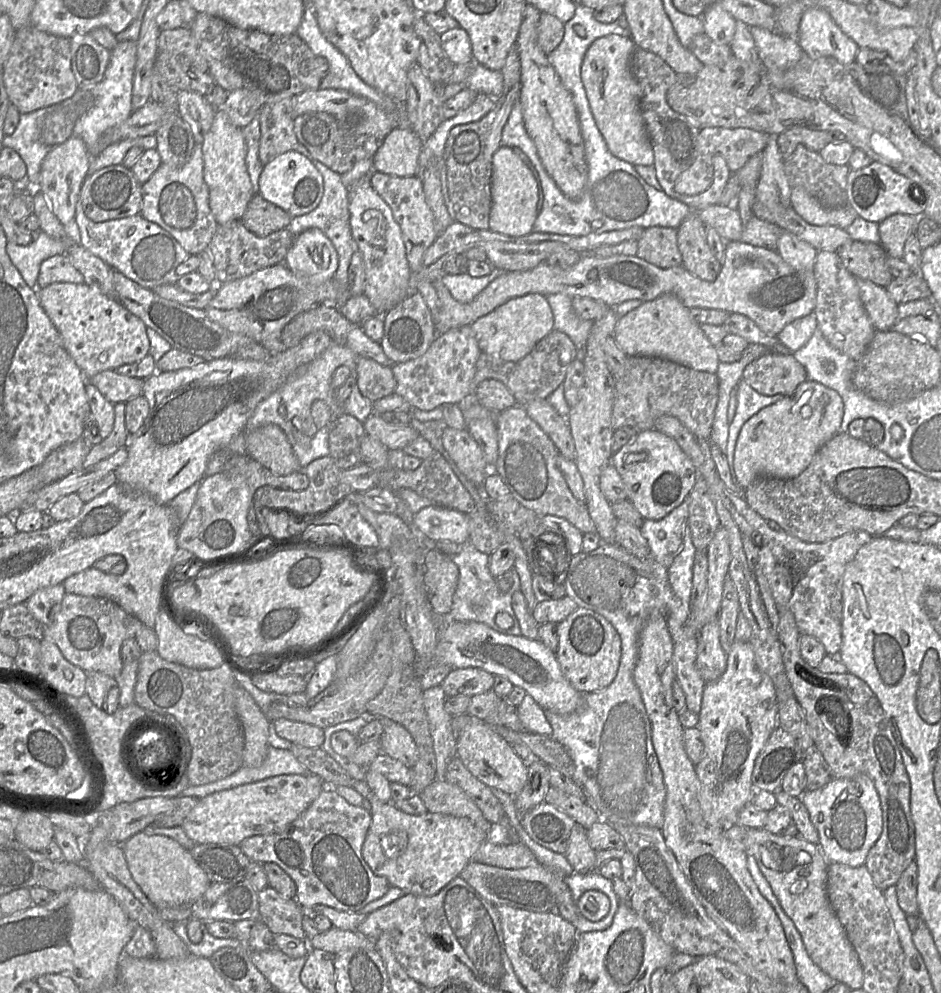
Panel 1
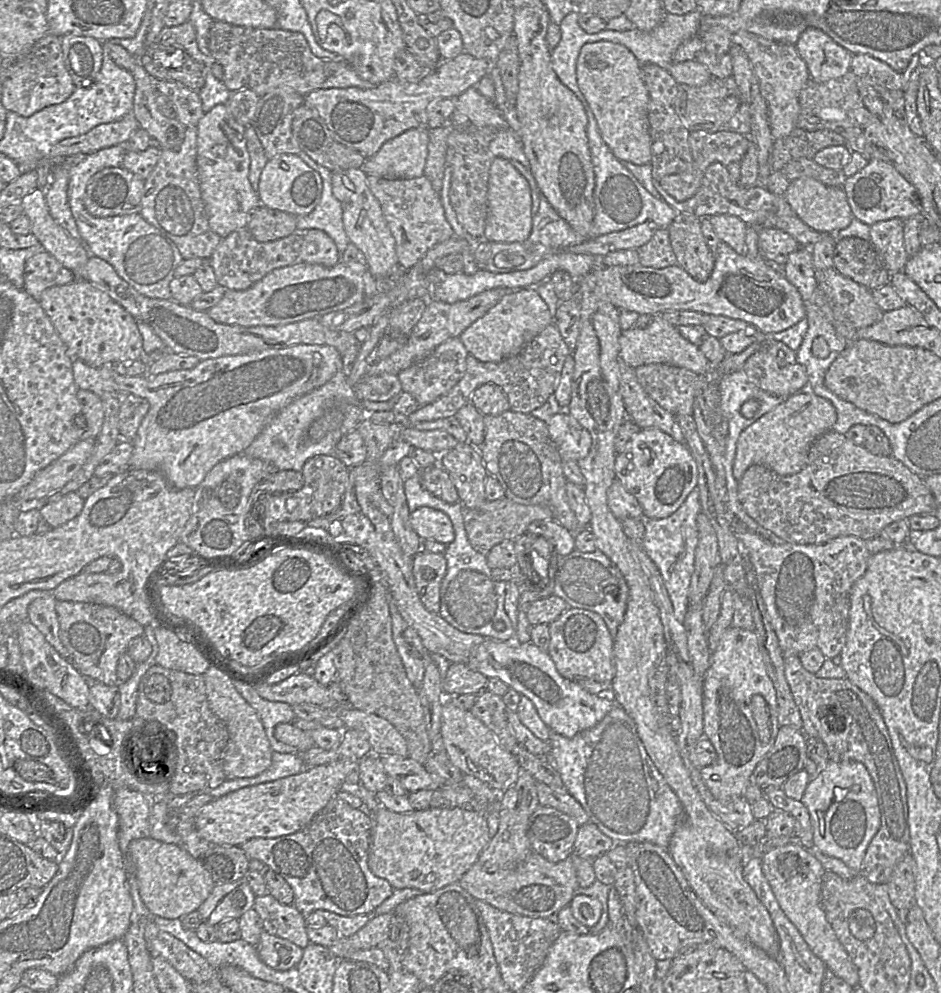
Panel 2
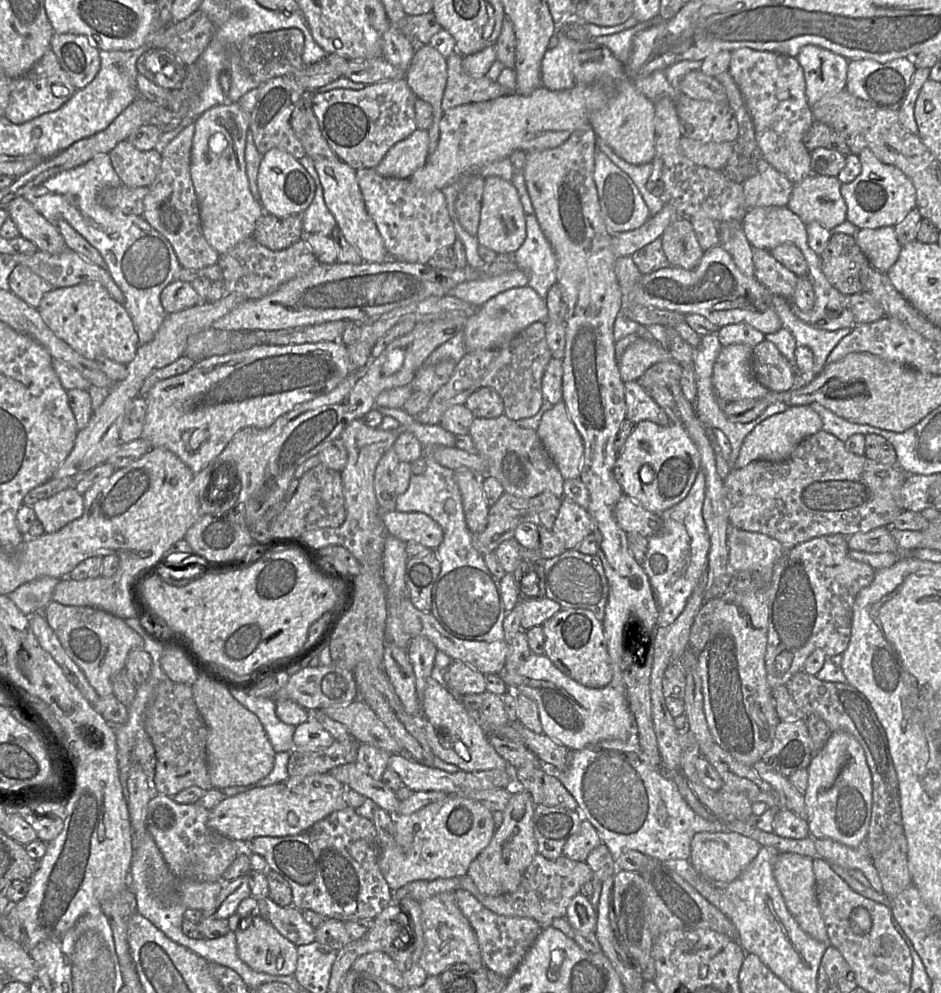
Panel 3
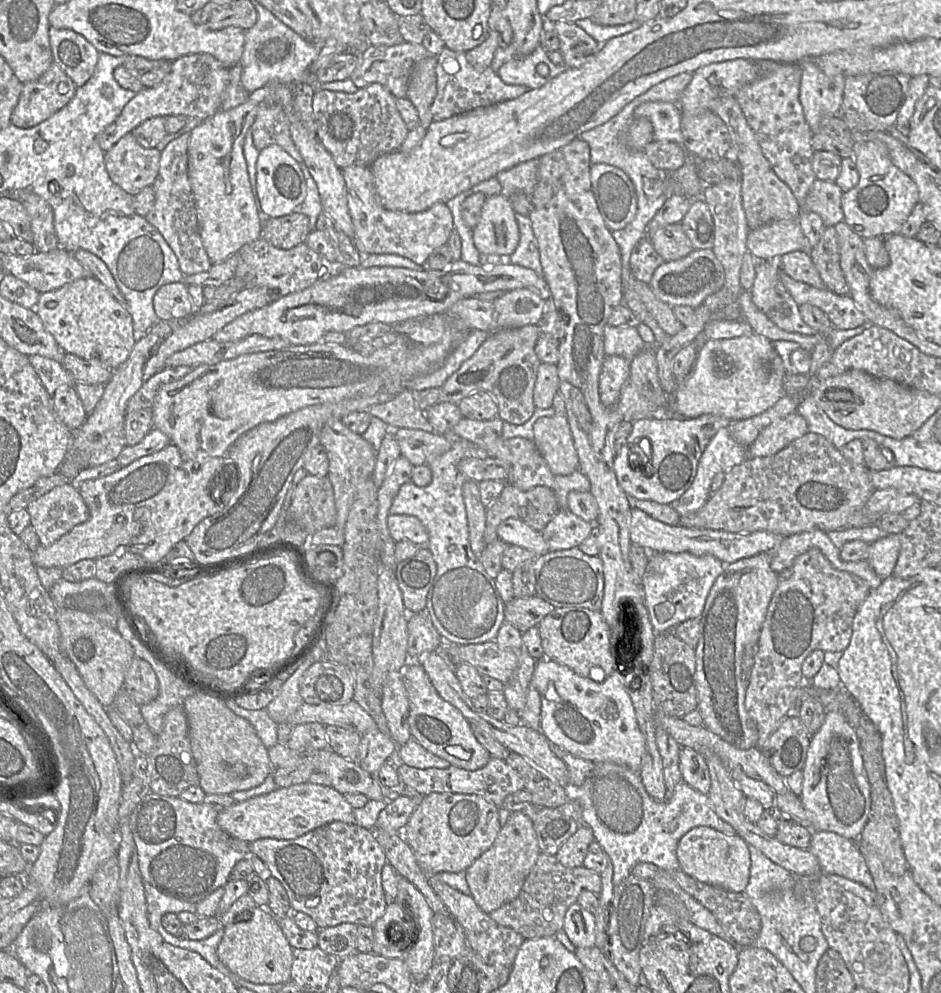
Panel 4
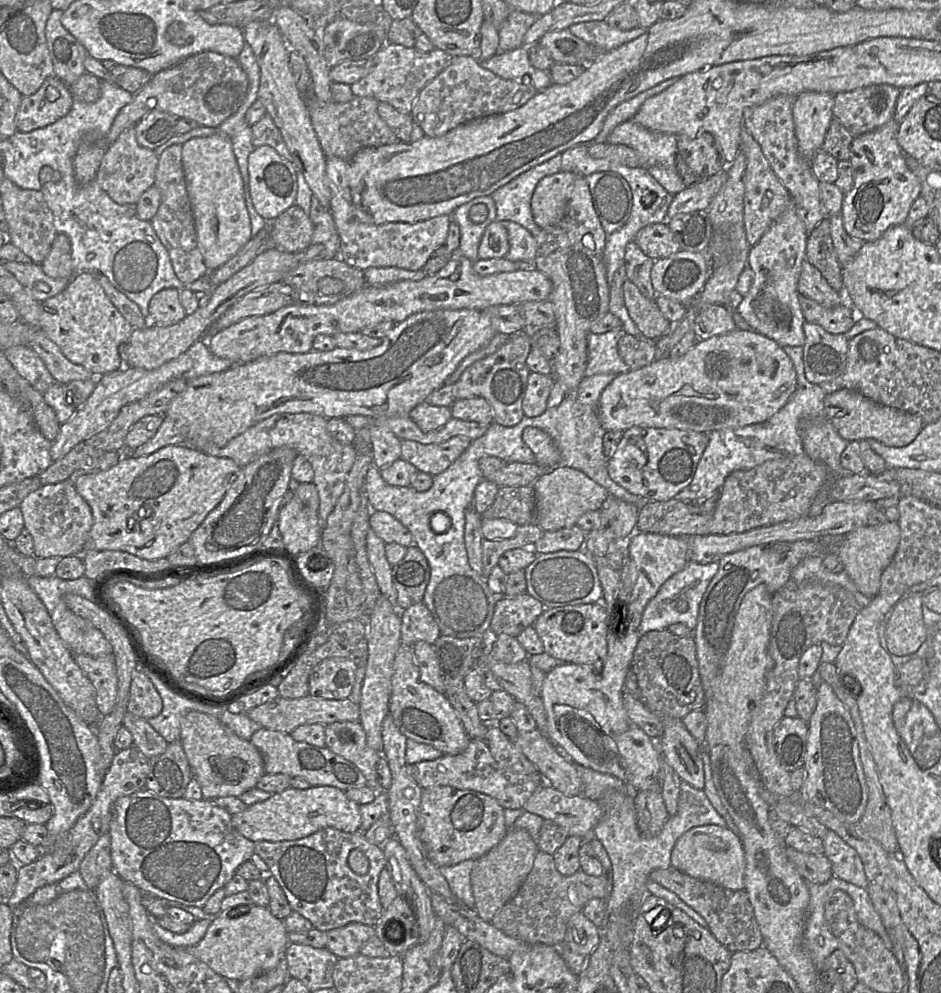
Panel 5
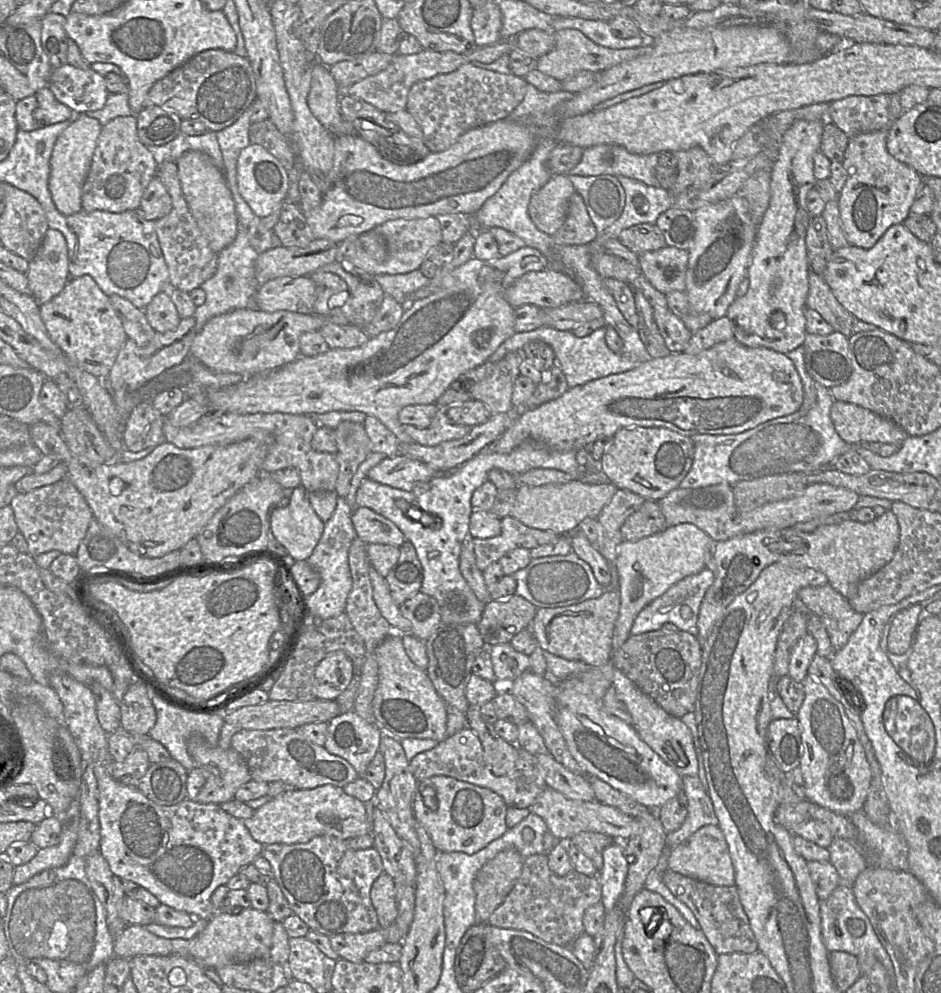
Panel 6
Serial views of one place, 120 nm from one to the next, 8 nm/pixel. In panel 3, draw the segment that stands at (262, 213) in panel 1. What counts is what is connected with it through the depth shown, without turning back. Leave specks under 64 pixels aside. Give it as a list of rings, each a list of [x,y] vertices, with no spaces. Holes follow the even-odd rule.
[[[263,214],[256,222],[252,237],[269,250],[286,249],[305,237],[302,215],[277,217]]]

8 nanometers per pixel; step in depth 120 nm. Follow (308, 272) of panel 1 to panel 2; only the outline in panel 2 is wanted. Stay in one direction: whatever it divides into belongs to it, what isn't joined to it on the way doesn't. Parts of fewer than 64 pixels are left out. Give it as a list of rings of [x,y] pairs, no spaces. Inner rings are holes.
[[[311,229],[303,233],[298,262],[332,267],[340,262],[340,252],[325,232]]]

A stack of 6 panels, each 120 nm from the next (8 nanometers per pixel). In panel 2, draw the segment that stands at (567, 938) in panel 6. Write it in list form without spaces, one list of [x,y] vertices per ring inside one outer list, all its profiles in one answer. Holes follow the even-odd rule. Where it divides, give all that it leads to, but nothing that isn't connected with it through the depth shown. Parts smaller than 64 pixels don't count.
[[[534,851],[515,866],[504,869],[488,869],[476,861],[458,883],[475,899],[485,901],[497,909],[540,918],[549,918],[568,906],[579,887],[571,855],[554,863]]]

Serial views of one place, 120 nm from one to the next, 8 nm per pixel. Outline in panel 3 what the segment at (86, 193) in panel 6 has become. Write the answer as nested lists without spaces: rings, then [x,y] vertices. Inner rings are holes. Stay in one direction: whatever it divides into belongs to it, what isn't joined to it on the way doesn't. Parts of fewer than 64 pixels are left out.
[[[129,140],[121,141],[108,154],[122,185],[130,188],[149,187],[160,171],[161,154],[155,149],[140,151]]]

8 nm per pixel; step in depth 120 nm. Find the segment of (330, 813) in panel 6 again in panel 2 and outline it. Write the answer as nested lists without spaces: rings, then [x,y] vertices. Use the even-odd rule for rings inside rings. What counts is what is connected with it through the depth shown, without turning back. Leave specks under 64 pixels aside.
[[[341,760],[313,768],[272,782],[244,787],[213,799],[194,818],[198,835],[213,845],[241,846],[246,841],[262,837],[277,838],[298,832],[307,826],[327,803],[340,791],[348,774],[357,770],[360,760]]]

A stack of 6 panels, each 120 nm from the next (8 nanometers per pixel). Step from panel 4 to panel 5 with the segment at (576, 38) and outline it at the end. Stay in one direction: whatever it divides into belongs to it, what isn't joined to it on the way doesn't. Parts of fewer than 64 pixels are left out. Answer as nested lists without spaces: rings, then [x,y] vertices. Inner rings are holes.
[[[568,29],[546,33],[538,44],[548,50],[555,63],[588,65],[593,50],[584,40],[574,36]]]

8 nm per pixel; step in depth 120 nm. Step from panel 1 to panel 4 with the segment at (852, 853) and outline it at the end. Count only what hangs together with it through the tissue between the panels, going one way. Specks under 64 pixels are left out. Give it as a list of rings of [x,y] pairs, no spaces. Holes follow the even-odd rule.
[[[827,712],[820,729],[811,736],[803,771],[800,800],[811,815],[812,832],[830,831],[847,839],[859,839],[871,812],[870,783],[864,768],[858,736],[845,717],[838,712]]]

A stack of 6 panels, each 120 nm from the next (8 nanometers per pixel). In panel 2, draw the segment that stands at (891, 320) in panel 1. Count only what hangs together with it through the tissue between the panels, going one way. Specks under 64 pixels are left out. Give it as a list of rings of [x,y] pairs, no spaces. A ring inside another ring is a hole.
[[[834,268],[815,272],[817,284],[826,293],[837,319],[848,319],[858,329],[880,321],[885,312],[876,304],[872,290],[844,277]]]

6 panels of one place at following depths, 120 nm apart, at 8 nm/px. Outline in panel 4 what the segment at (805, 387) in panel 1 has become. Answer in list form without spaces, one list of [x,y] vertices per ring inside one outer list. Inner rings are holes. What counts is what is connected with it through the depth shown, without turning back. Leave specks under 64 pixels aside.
[[[797,412],[765,427],[748,446],[748,458],[774,455],[795,439],[808,433],[806,420]]]

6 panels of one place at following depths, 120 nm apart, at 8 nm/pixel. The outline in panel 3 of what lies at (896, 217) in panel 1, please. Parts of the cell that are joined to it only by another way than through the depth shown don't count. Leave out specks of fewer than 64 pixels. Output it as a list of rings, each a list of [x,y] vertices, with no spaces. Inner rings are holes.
[[[892,226],[861,229],[853,237],[870,265],[880,272],[887,273],[900,255],[902,246]]]

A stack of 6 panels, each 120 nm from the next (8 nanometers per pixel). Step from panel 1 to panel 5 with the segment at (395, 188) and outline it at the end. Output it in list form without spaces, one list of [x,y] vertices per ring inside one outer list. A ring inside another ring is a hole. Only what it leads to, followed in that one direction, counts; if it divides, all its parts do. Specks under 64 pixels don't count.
[[[326,157],[325,175],[331,192],[329,212],[340,238],[337,257],[362,271],[371,267],[398,267],[411,271],[422,269],[431,254],[445,243],[452,217],[440,215],[417,223],[362,223],[355,217],[352,207],[348,166],[349,161]]]

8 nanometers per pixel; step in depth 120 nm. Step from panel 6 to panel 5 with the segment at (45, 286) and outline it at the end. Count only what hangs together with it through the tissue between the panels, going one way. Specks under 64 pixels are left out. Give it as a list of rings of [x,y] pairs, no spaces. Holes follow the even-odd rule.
[[[58,233],[55,236],[51,250],[41,263],[41,267],[44,273],[51,278],[72,279],[74,268],[68,236],[63,233]]]

